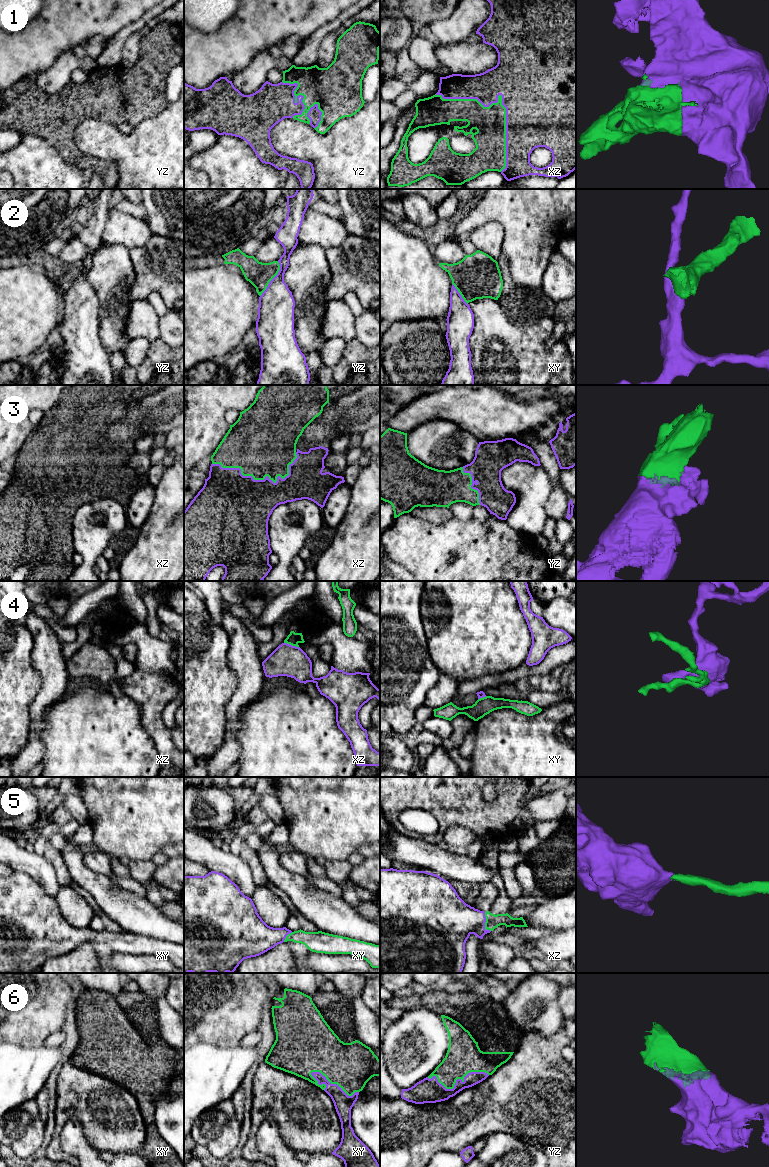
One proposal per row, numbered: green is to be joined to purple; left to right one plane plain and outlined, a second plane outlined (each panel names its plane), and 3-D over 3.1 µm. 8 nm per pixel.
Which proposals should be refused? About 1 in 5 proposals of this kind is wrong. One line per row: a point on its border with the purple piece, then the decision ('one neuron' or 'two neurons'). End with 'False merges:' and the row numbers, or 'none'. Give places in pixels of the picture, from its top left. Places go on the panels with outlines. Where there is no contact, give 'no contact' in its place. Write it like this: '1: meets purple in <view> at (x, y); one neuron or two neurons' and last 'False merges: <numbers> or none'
1: meets purple in xz at (502, 98); one neuron
2: meets purple in yz at (272, 279); two neurons
3: meets purple in xz at (259, 480); one neuron
4: meets purple in xz at (291, 645); two neurons
5: meets purple in xz at (484, 923); one neuron
6: meets purple in yz at (456, 1081); one neuron
False merges: 2, 4

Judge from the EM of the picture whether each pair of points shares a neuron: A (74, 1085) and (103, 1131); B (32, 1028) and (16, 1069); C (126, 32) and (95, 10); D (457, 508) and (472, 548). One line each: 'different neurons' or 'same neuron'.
A: same neuron
B: different neurons
C: different neurons
D: different neurons

